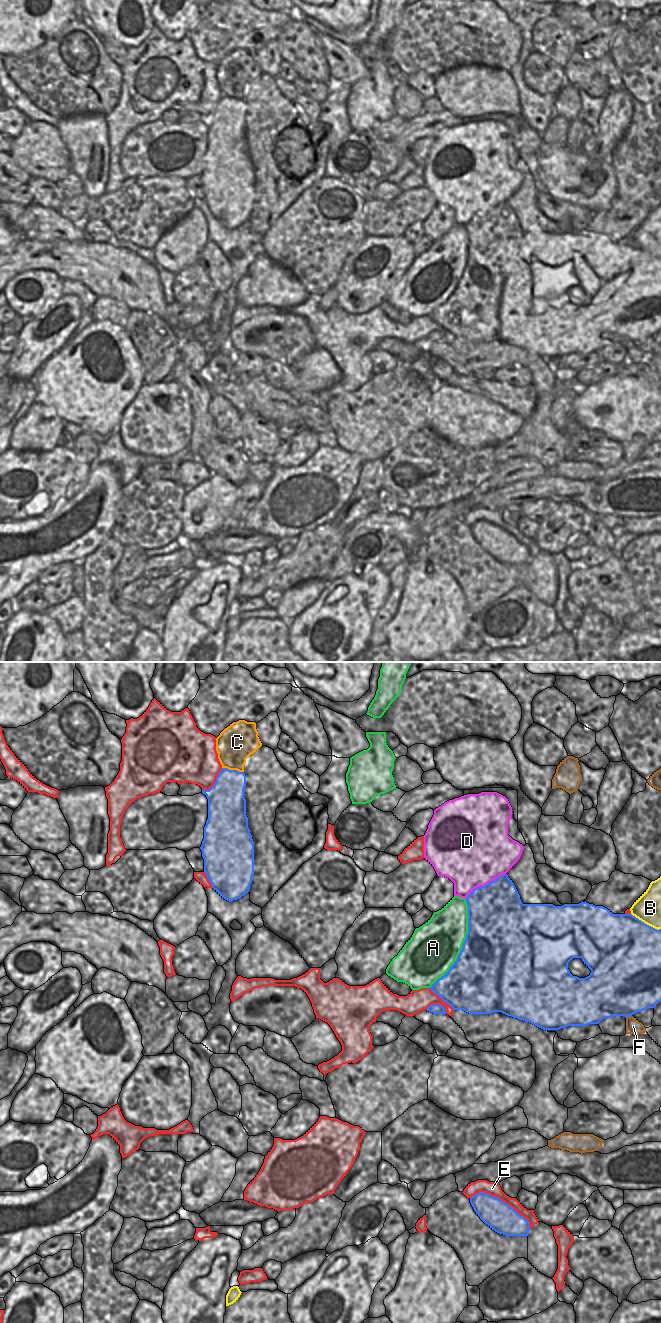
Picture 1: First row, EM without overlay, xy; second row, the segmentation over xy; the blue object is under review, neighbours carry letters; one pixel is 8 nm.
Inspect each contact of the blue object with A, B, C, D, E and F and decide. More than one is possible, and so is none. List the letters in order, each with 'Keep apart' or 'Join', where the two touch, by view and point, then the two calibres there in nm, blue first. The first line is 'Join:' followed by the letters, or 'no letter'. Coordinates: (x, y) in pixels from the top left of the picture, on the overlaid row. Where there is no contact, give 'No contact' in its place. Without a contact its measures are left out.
Join: no letter
A: Keep apart. Touches blue at xy (463, 943). Thickness 500 nm (blue) against 400 nm
B: Keep apart. Touches blue at xy (646, 924). Thickness 500 nm (blue) against 220 nm
C: Keep apart. Touches blue at xy (233, 770). Thickness 300 nm (blue) against 300 nm
D: Keep apart. Touches blue at xy (486, 884). Thickness 460 nm (blue) against 480 nm
E: Keep apart. Touches blue at xy (502, 1201). Thickness 240 nm (blue) against 110 nm
F: Keep apart. Touches blue at xy (628, 1015). Thickness 500 nm (blue) against 120 nm.

